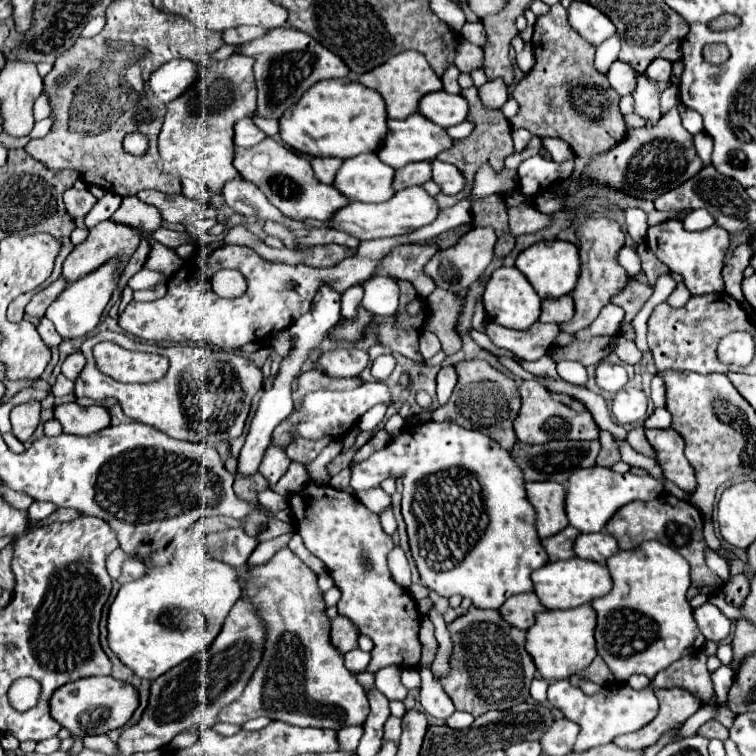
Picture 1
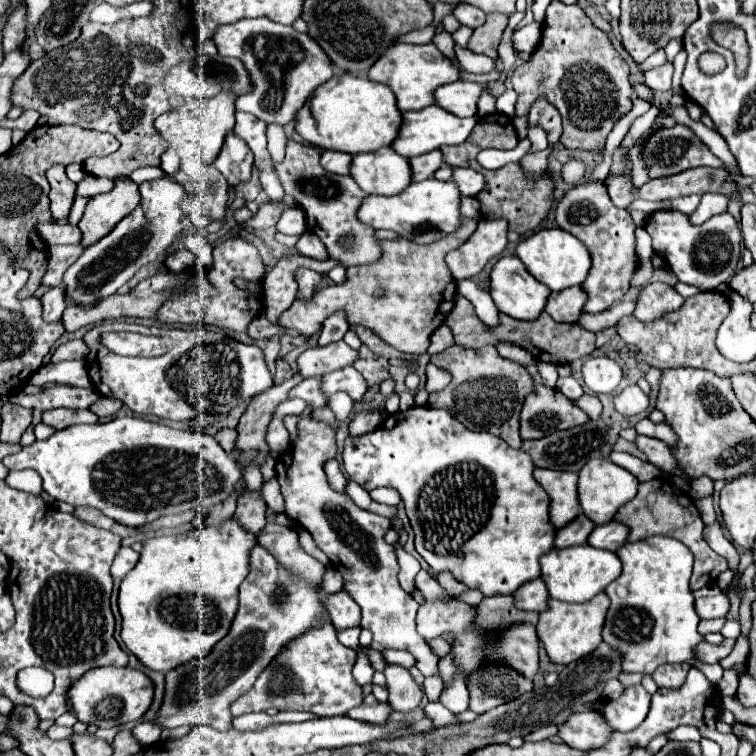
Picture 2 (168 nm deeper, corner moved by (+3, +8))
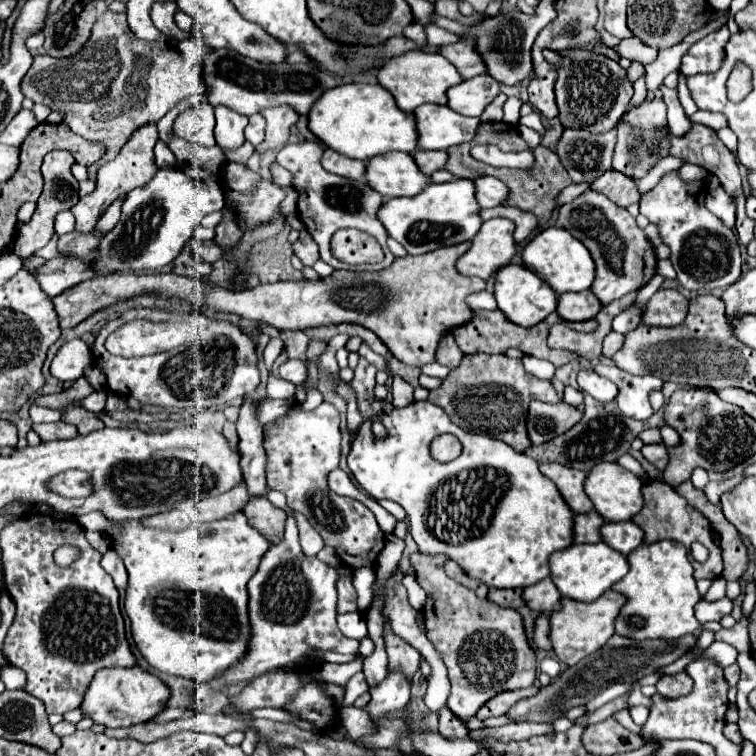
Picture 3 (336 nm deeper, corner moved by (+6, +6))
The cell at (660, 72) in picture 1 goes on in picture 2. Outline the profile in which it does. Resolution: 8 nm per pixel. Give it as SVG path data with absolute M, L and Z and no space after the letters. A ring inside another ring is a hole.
M663 64L655 70L645 72L645 84L649 88L661 90L661 92L669 92L671 90L671 78L673 78L673 64Z

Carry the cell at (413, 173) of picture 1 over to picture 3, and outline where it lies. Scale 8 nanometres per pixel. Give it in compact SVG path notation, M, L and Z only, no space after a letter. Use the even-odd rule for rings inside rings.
M416 150L416 152L412 154L412 158L414 158L414 162L420 166L420 172L432 176L436 170L444 168L444 164L446 164L446 160L448 160L448 154L446 154L444 150L440 150L440 152Z

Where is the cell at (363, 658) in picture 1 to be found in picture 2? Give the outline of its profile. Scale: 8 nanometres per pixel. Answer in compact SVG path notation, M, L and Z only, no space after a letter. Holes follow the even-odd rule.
M353 626L353 628L345 628L341 632L337 632L337 638L343 646L347 648L359 648L359 634L361 634L361 626Z

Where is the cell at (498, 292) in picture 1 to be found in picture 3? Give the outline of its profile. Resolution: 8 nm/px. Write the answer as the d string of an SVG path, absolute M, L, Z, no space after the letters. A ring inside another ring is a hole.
M508 264L502 266L496 272L496 282L494 282L494 296L498 302L498 308L504 312L504 316L524 328L530 328L538 322L542 322L548 314L556 310L556 292L550 290L548 284L544 284L534 272L530 272L524 266L518 264Z

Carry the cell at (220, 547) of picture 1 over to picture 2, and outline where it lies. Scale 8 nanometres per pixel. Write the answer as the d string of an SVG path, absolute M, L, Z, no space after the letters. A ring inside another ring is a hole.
M245 490L245 494L239 496L237 500L237 510L235 510L235 520L239 520L245 528L249 528L249 532L259 534L263 524L267 522L267 504L261 496L261 492L255 490Z

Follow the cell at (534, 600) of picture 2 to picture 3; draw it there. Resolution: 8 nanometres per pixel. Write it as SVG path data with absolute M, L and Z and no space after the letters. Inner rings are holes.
M544 578L544 580L524 588L522 594L524 594L524 602L530 610L550 614L552 610L560 608L560 592L550 578Z

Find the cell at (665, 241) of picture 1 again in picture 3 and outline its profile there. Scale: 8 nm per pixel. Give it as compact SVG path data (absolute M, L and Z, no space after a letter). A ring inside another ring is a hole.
M668 172L662 176L658 186L650 190L642 200L640 200L640 214L648 218L650 224L658 226L662 242L670 248L670 260L674 264L674 270L678 272L678 280L684 288L688 290L716 290L716 288L726 288L734 284L740 274L742 274L742 252L740 252L740 242L720 218L712 216L704 208L704 196L706 196L706 186L704 182L682 182L674 172Z

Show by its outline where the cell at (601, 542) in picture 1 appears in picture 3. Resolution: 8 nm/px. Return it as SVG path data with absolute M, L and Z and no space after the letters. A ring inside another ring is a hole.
M626 520L626 522L606 522L600 528L600 536L602 536L604 544L608 544L610 548L614 548L626 556L642 544L644 532L634 522Z

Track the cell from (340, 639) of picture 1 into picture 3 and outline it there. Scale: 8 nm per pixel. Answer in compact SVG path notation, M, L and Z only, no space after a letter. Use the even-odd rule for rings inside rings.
M338 566L340 578L336 584L338 590L338 614L346 614L346 612L356 612L358 604L356 604L356 590L352 586L352 570L346 566Z

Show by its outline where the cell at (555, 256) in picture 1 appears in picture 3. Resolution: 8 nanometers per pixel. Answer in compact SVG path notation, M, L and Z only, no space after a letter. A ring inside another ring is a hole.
M550 226L542 230L536 238L532 238L522 250L522 262L540 280L544 280L556 294L588 290L594 280L594 260L588 248L584 248L584 244L578 238L574 238L568 230L558 226Z

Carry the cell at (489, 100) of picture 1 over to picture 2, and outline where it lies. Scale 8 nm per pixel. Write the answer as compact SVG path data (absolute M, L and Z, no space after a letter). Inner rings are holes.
M455 44L455 54L457 54L457 60L461 62L461 66L467 70L467 72L481 72L481 74L487 74L487 72L493 72L495 70L495 60L483 56L483 54L475 54L467 48L461 48L459 44Z

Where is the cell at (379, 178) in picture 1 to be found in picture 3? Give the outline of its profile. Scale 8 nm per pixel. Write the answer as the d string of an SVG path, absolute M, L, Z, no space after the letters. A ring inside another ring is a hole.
M380 154L380 158L368 160L364 178L382 196L416 196L428 186L430 178L412 160L410 154Z

